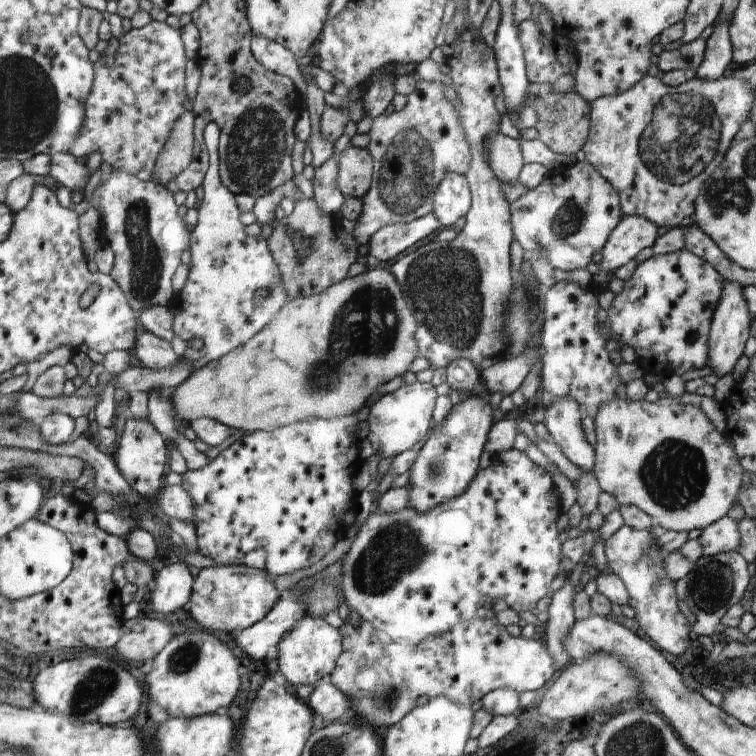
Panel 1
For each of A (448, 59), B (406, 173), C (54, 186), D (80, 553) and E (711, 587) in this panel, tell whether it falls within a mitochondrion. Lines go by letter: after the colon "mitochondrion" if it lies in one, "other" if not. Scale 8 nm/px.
A: other
B: mitochondrion
C: other
D: other
E: mitochondrion

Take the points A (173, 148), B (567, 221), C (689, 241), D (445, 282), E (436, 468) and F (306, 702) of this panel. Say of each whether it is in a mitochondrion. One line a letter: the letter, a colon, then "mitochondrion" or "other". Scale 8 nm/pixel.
A: other
B: mitochondrion
C: other
D: mitochondrion
E: mitochondrion
F: other

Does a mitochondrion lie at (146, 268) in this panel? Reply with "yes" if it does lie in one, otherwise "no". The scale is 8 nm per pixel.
yes

